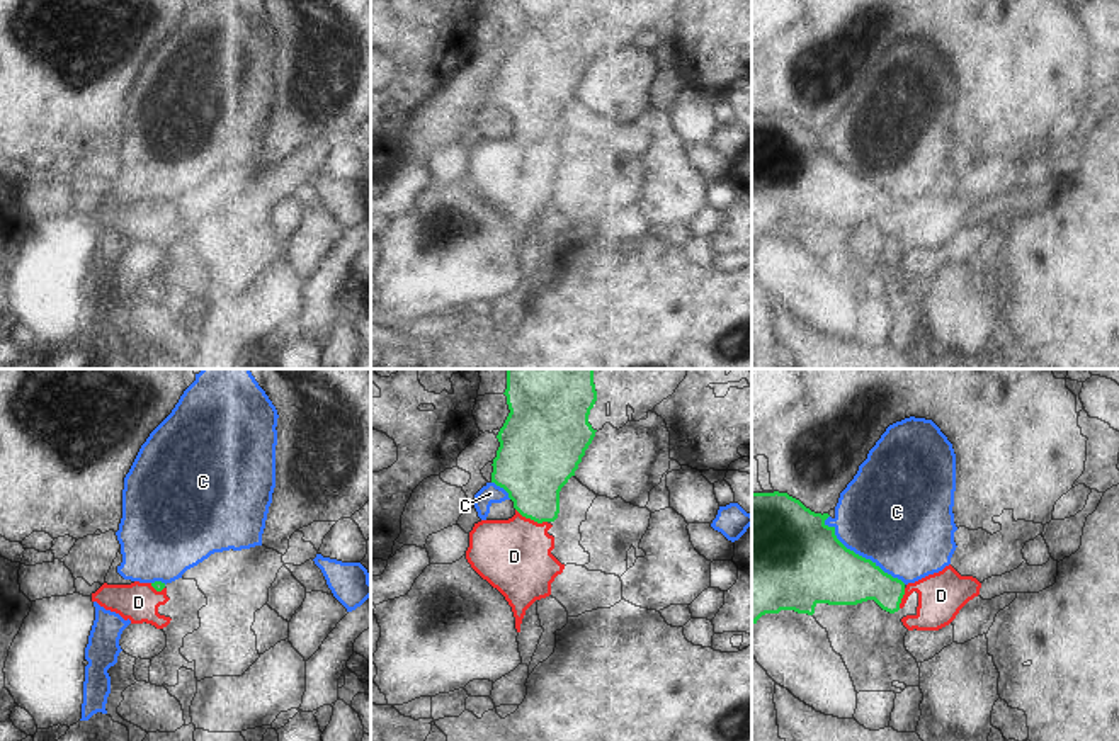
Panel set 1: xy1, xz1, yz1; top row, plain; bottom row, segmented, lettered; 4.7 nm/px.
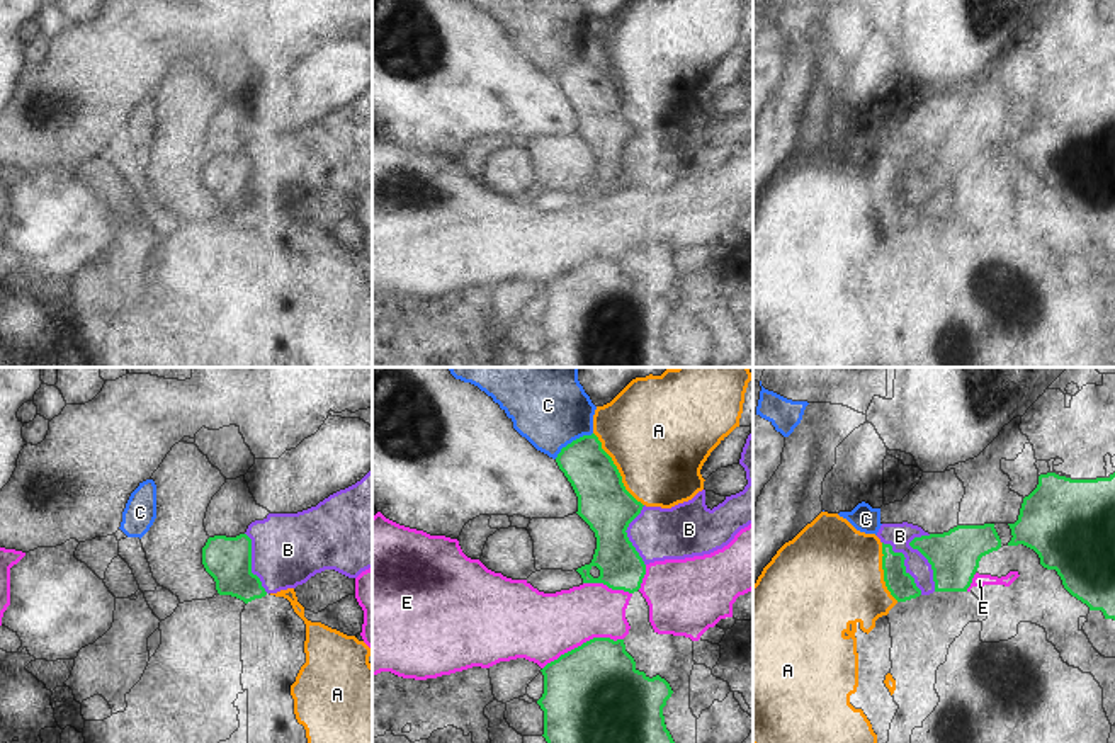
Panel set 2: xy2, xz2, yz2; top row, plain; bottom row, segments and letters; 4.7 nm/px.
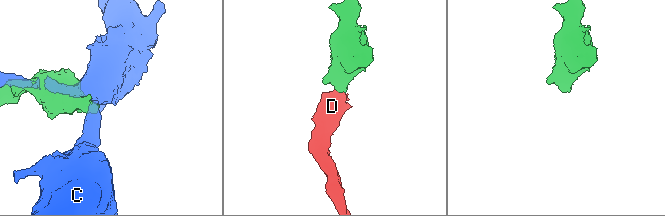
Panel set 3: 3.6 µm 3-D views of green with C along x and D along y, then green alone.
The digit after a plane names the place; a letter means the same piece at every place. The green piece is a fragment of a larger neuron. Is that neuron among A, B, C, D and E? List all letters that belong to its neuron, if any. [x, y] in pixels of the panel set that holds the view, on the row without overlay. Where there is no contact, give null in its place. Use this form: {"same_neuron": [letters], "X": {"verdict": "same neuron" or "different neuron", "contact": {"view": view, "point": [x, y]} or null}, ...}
{"same_neuron": ["D"], "A": {"verdict": "different neuron", "contact": {"view": "xz2", "point": [617, 89]}}, "B": {"verdict": "different neuron", "contact": {"view": "yz2", "point": [928, 181]}}, "C": {"verdict": "different neuron", "contact": {"view": "yz1", "point": [861, 175]}}, "D": {"verdict": "same neuron", "contact": {"view": "xz1", "point": [531, 138]}}, "E": {"verdict": "different neuron", "contact": {"view": "xz2", "point": [583, 262]}}}

